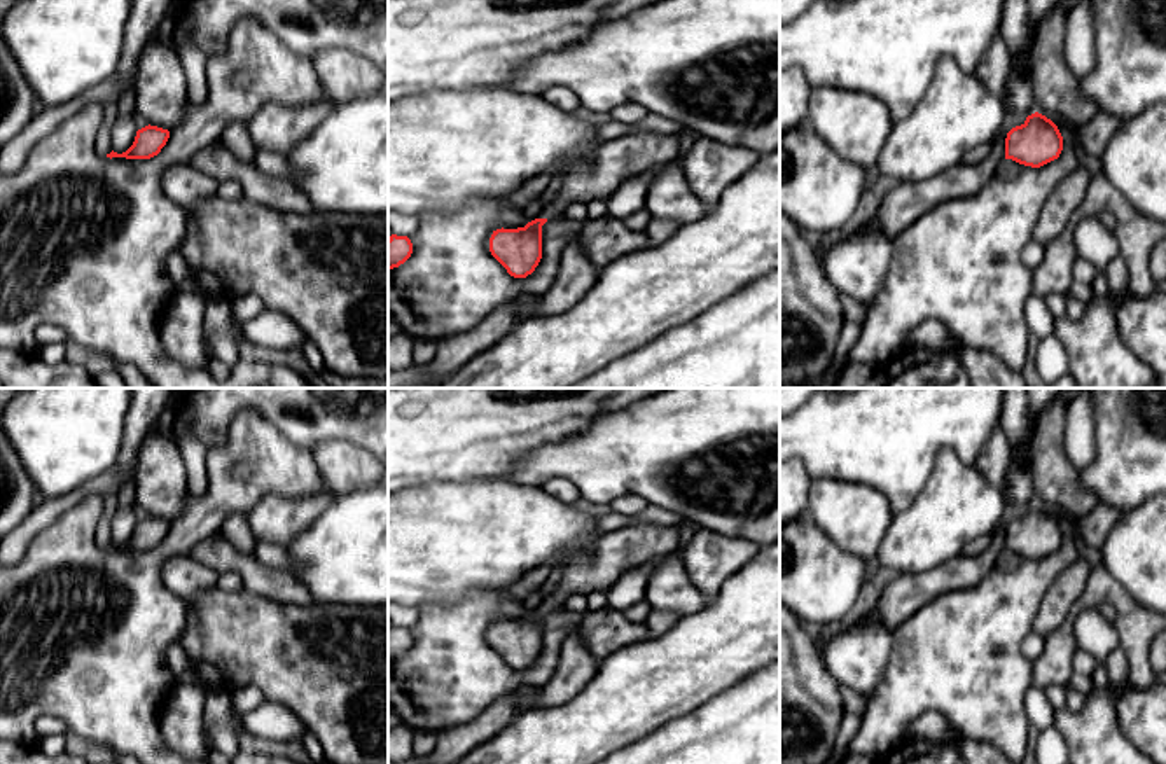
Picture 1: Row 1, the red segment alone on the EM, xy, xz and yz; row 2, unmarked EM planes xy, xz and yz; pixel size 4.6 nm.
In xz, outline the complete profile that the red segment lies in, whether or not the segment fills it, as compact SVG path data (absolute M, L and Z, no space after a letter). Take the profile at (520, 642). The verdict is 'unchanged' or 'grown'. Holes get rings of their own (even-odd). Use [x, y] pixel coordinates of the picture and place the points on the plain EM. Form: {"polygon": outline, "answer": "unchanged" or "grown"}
{"polygon": "M638 521L601 533L593 547L561 570L554 591L540 608L517 621L496 621L489 629L491 647L514 670L526 670L542 650L542 617L561 612L575 593L603 591L629 570L666 558L682 547L678 526Z", "answer": "grown"}

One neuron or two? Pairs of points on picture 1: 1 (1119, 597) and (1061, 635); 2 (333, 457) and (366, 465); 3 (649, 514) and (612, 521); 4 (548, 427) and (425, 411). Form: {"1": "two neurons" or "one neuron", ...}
{"1": "one neuron", "2": "one neuron", "3": "one neuron", "4": "one neuron"}

